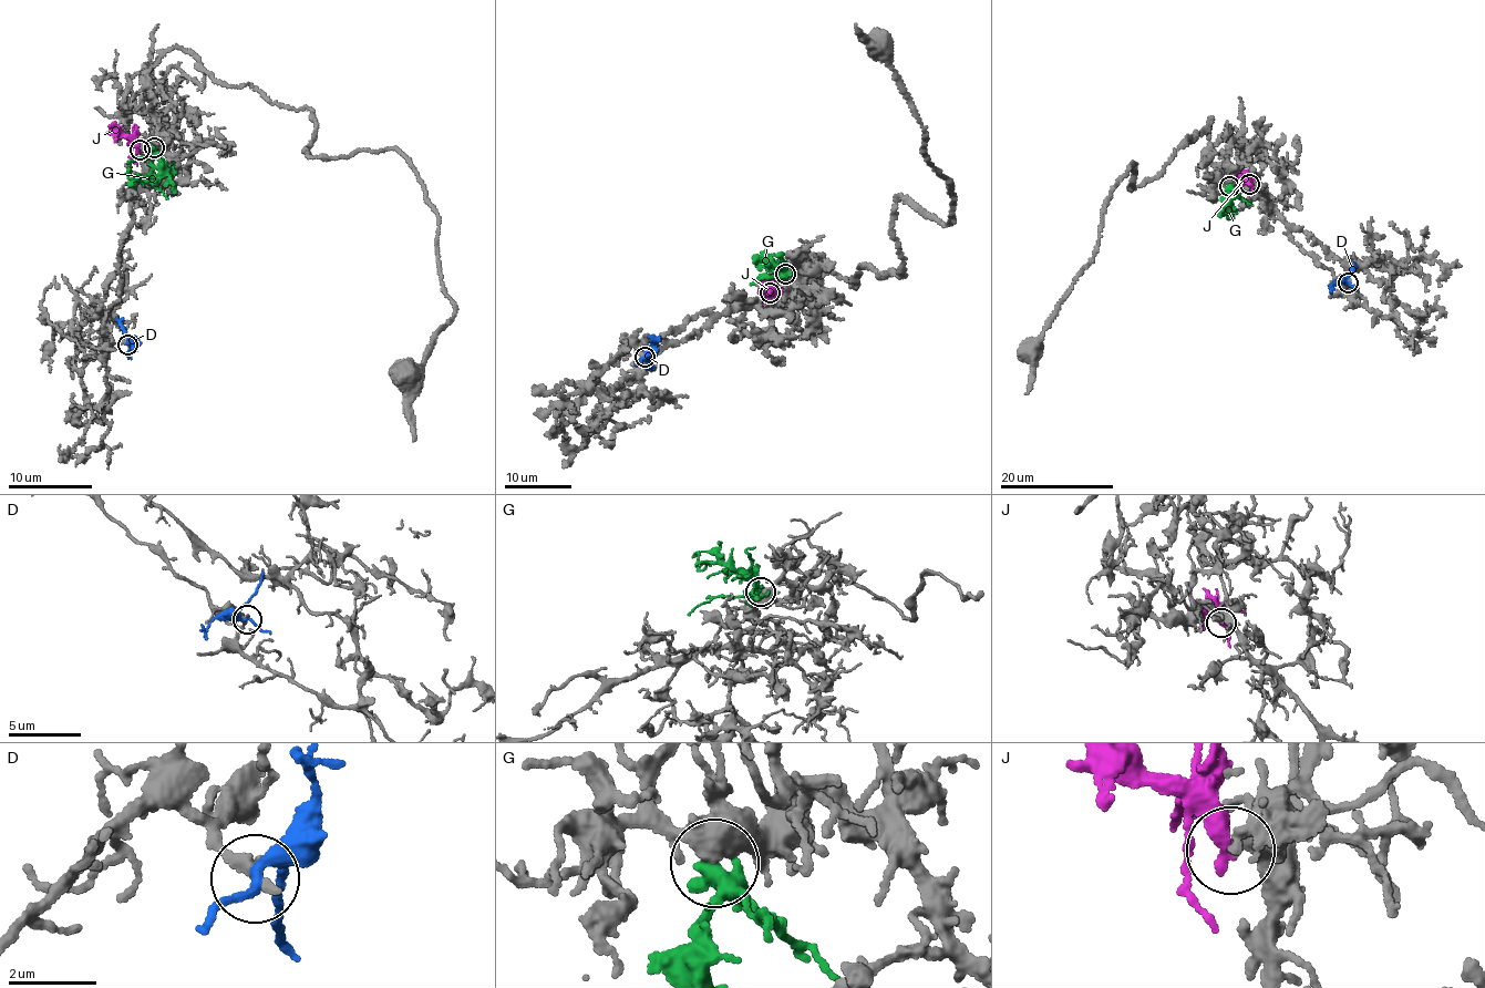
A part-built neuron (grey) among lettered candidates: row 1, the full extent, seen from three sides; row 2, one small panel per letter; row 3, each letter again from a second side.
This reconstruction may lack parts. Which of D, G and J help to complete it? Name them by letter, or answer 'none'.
G, J

